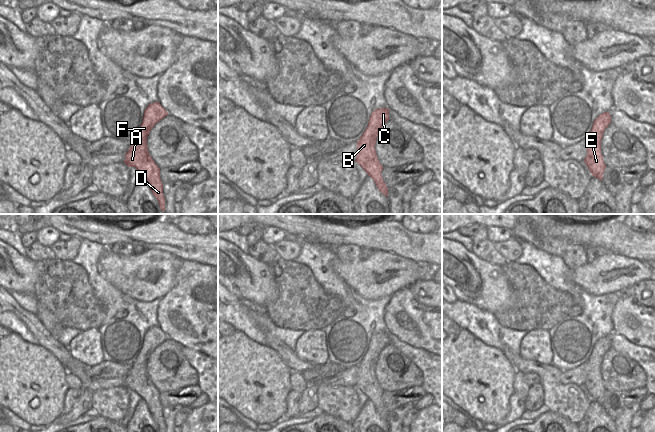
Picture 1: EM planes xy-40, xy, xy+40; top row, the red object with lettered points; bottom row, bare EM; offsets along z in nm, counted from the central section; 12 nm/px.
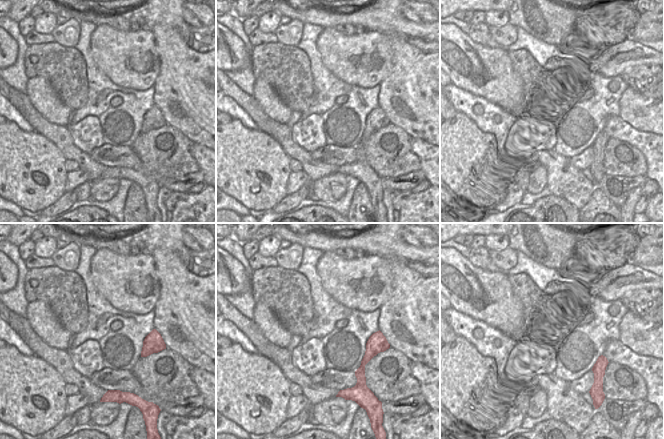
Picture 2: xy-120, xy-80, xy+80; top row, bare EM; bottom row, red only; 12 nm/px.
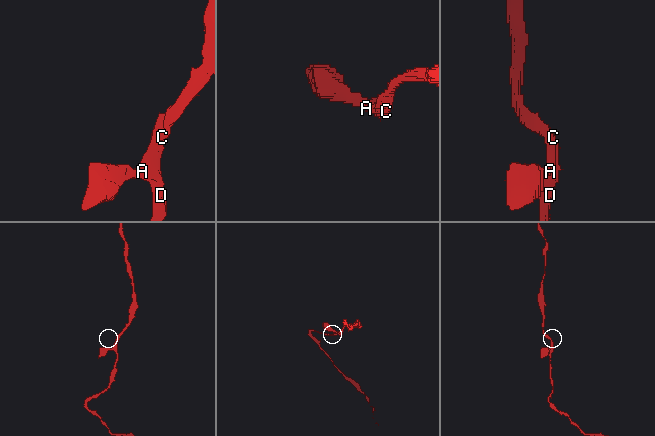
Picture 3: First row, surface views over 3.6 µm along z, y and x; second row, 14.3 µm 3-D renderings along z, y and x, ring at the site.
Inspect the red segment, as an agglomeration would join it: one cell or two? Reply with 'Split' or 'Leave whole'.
Leave whole.

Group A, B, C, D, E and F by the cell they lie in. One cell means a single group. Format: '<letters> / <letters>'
A B C D E F

